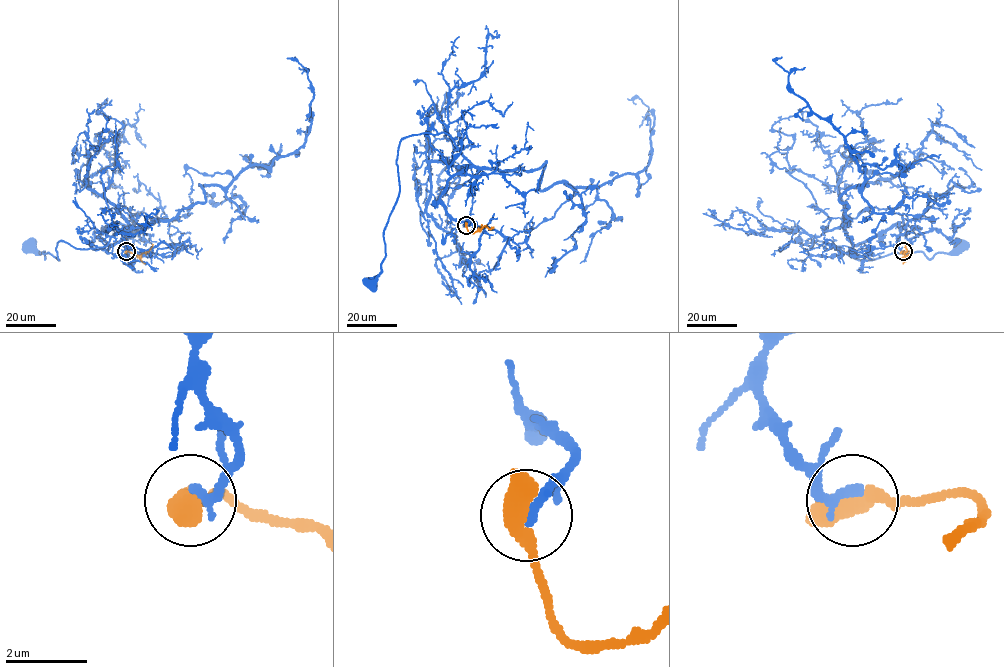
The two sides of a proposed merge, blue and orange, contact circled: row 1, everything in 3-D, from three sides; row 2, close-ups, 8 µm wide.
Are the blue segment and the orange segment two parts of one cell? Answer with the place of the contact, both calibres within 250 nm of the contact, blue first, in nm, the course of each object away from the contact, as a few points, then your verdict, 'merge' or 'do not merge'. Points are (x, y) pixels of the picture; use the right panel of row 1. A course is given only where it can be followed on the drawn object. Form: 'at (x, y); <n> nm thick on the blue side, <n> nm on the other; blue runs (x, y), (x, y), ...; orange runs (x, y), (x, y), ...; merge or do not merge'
at (903, 251); 280 nm thick on the blue side, 480 nm on the other; blue runs (903, 251), (898, 223), (858, 244), (834, 227), (810, 246), (831, 243), (873, 260), (931, 259), (961, 246); orange runs (903, 251), (911, 252), (906, 256), (904, 244); merge

